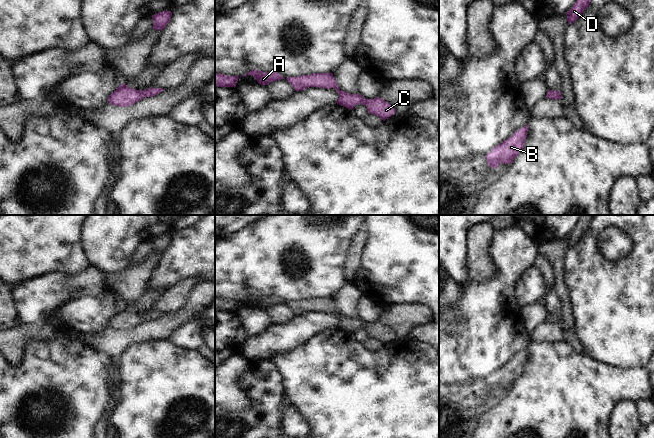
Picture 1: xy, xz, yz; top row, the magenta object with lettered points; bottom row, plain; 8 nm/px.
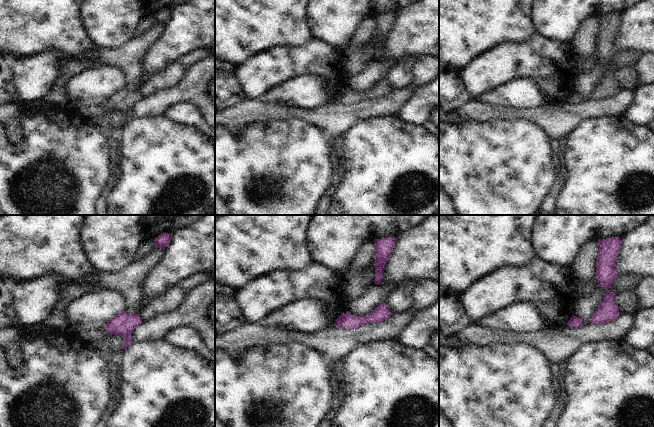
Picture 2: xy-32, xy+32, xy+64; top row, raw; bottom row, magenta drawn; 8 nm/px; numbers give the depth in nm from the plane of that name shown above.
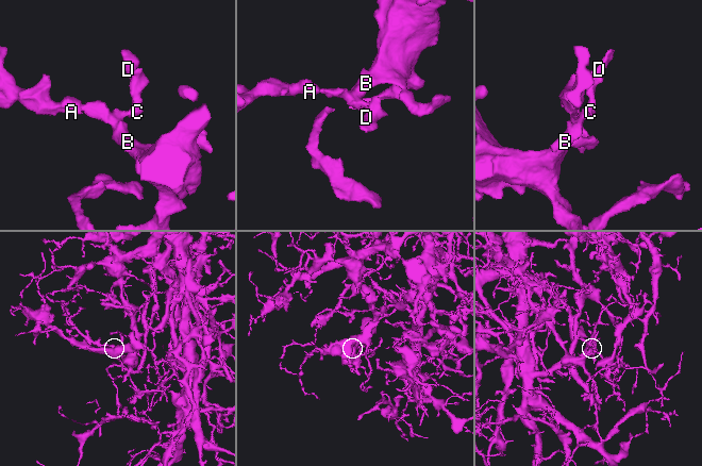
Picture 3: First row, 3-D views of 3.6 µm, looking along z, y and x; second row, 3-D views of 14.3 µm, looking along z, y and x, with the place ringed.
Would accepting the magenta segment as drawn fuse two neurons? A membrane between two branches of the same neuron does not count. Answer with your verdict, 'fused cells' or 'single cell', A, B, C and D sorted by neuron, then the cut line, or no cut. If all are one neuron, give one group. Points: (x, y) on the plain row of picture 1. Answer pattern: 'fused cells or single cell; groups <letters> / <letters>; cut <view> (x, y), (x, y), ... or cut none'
single cell; groups A B C D; cut none

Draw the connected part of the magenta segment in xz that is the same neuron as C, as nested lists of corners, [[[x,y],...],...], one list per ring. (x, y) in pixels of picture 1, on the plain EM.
[[[313,297],[311,299],[288,301],[286,304],[296,315],[303,315],[309,311],[334,312],[339,318],[337,328],[351,334],[358,328],[365,329],[368,337],[380,341],[383,345],[395,338],[395,333],[380,321],[368,324],[360,318],[349,318],[340,314],[332,297]]]

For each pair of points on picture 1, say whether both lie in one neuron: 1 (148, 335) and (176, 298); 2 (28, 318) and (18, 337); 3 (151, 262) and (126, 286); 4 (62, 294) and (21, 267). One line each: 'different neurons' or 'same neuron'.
1: different neurons
2: different neurons
3: same neuron
4: different neurons

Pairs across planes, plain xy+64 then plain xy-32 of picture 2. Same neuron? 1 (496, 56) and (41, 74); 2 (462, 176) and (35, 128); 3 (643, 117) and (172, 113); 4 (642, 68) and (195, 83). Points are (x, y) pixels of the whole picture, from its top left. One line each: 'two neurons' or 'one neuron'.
1: one neuron
2: one neuron
3: one neuron
4: one neuron

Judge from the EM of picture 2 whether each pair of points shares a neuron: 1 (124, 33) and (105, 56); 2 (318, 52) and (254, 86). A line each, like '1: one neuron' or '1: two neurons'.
1: two neurons
2: one neuron

